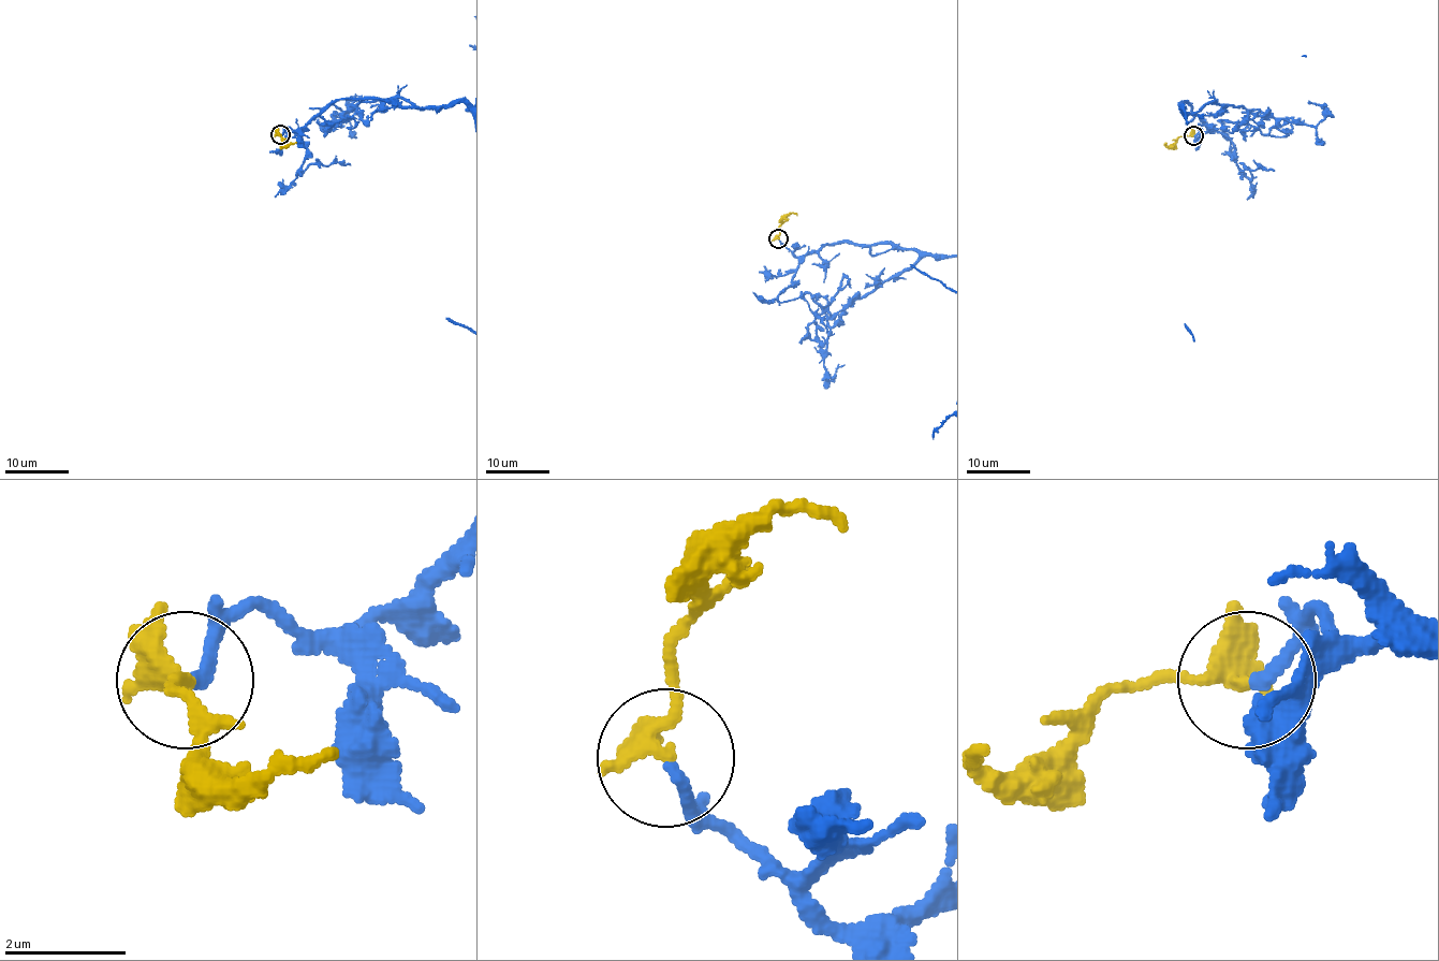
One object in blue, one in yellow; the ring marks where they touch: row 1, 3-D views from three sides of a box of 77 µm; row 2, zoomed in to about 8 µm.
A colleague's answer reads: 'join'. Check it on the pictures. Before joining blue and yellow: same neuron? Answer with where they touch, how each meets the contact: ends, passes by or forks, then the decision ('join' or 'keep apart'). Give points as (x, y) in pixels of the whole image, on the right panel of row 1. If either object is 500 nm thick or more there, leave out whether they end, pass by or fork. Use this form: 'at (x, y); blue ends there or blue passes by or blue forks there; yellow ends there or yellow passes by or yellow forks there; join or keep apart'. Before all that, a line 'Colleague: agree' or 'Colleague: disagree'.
Colleague: agree
at (1193, 135); blue ends there; yellow passes by; join

